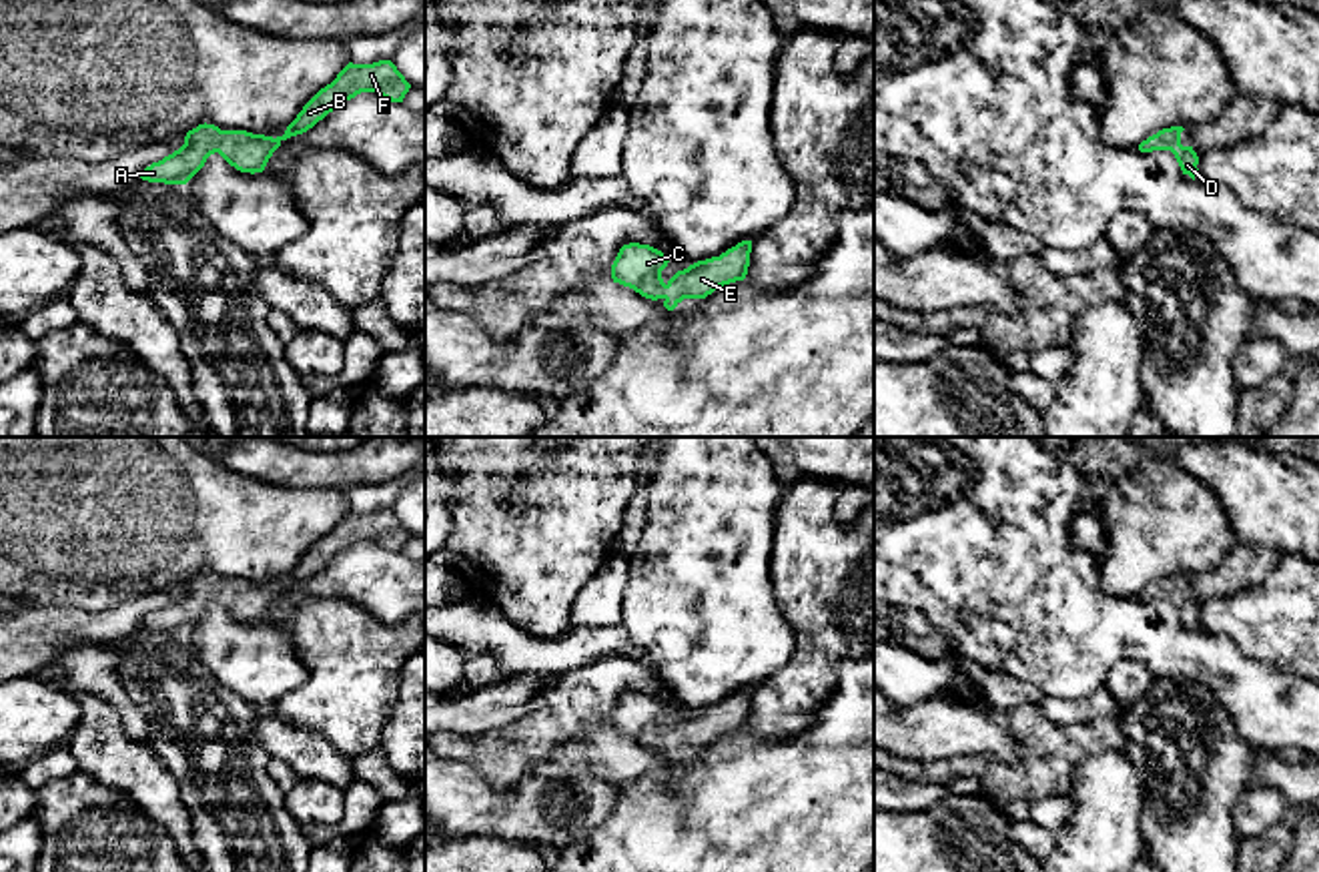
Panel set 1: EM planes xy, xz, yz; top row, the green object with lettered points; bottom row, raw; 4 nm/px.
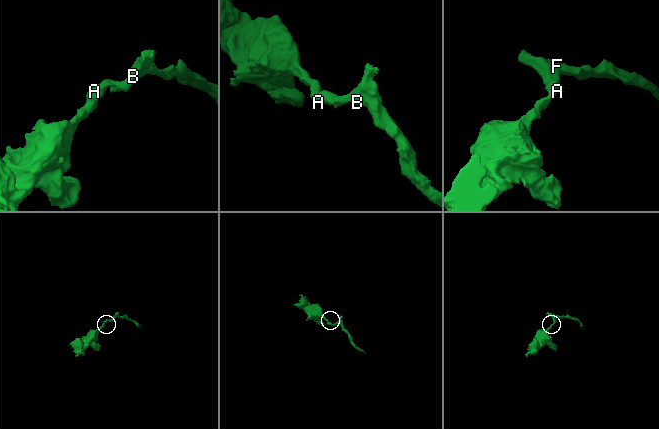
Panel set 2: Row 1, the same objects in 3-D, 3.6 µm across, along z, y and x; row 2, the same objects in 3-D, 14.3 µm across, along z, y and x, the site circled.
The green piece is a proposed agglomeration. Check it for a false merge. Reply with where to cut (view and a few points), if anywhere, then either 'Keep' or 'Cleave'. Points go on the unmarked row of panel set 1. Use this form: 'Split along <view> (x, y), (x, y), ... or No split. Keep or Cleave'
No split. Keep

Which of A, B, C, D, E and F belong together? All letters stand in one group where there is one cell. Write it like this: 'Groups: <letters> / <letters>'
Groups: A B C D E F

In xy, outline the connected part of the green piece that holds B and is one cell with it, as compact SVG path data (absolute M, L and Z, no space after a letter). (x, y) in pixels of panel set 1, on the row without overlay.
M391 509L373 513L349 511L331 533L321 537L303 555L283 585L273 587L247 579L221 579L204 571L186 581L184 593L178 599L146 615L140 627L148 631L186 633L214 601L241 621L263 621L283 589L307 581L357 543L375 541L391 551L403 551L409 537L411 533Z

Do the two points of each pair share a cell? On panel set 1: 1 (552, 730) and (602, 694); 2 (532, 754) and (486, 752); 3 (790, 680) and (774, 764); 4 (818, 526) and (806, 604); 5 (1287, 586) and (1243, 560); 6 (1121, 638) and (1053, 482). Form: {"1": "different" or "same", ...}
{"1": "same", "2": "same", "3": "different", "4": "same", "5": "different", "6": "same"}

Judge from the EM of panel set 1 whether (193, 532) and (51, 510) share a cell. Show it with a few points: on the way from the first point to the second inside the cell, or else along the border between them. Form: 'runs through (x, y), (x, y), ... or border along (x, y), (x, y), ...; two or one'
runs through (157, 512), (87, 510); one

